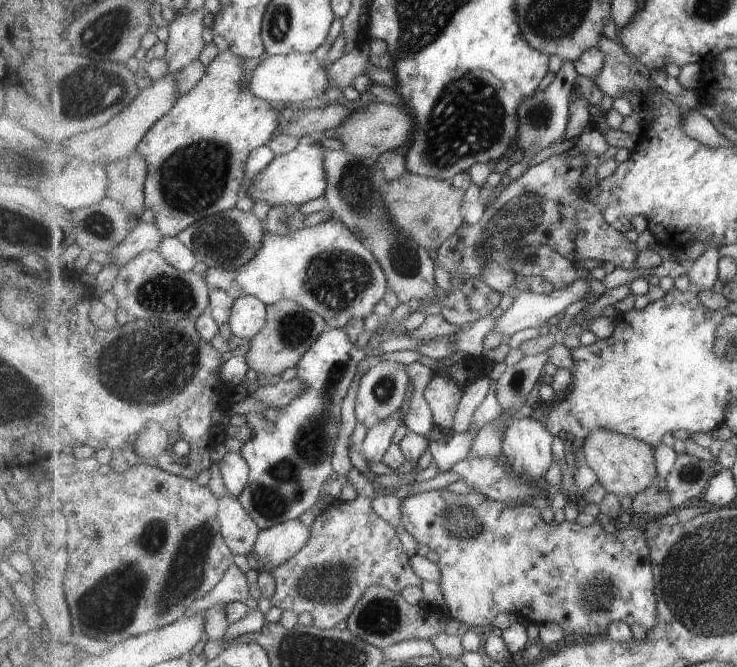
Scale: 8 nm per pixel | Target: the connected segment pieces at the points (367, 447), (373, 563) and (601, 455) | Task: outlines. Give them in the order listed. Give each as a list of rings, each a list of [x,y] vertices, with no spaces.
[[[411,385],[404,406],[399,406],[399,410],[397,410],[393,416],[389,416],[387,420],[381,420],[381,422],[375,424],[371,430],[367,430],[361,449],[361,453],[367,461],[382,462],[385,452],[387,452],[392,445],[391,438],[393,438],[393,434],[395,434],[397,428],[401,426],[399,425],[401,424],[401,411],[407,409],[410,400],[413,398],[413,388],[414,386]]]
[[[355,467],[350,469],[348,476],[358,495],[352,501],[339,500],[326,505],[312,521],[313,534],[307,546],[279,568],[269,570],[276,580],[276,591],[271,599],[271,606],[277,606],[281,610],[292,610],[297,615],[308,612],[313,625],[327,630],[335,629],[339,622],[349,619],[355,606],[369,588],[385,586],[397,593],[409,586],[423,588],[423,579],[415,572],[411,556],[405,554],[405,548],[395,532],[395,527],[387,520],[383,520],[372,506],[375,498],[373,494],[377,494],[377,490],[373,492],[373,484]]]
[[[595,428],[582,450],[583,460],[597,473],[599,483],[619,498],[635,496],[651,488],[657,478],[655,449],[642,440],[623,436],[609,428]]]

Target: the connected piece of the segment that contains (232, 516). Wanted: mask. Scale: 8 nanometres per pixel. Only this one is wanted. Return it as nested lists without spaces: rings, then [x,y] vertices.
[[[229,495],[221,498],[220,502],[219,520],[222,524],[223,538],[234,554],[251,554],[262,529],[253,517],[249,516],[238,497]]]

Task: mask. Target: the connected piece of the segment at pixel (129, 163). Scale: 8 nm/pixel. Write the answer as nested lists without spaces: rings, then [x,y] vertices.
[[[135,151],[127,160],[110,164],[107,168],[110,183],[107,198],[125,206],[125,210],[137,220],[145,212],[145,182],[147,180],[147,160]]]

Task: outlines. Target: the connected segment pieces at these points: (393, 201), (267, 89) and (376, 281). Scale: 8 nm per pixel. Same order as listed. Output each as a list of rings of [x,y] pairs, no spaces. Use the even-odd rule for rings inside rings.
[[[415,173],[407,174],[397,180],[388,180],[389,186],[383,194],[383,202],[387,204],[391,214],[391,222],[400,228],[407,241],[423,246],[427,252],[437,252],[442,244],[449,240],[465,223],[463,220],[464,190],[457,190],[451,182],[443,182],[436,178],[427,178]]]
[[[292,52],[288,55],[270,55],[265,62],[250,71],[248,86],[255,96],[269,102],[282,102],[283,105],[307,100],[320,99],[327,90],[327,69],[313,53]]]
[[[336,217],[314,227],[293,230],[289,234],[267,231],[263,238],[263,246],[247,264],[239,266],[236,270],[207,267],[202,275],[206,277],[212,289],[227,292],[233,300],[247,295],[259,297],[266,305],[278,303],[280,300],[293,300],[303,308],[322,316],[331,329],[345,328],[351,320],[363,320],[371,316],[375,312],[375,306],[389,293],[387,276],[375,258],[375,253]]]

